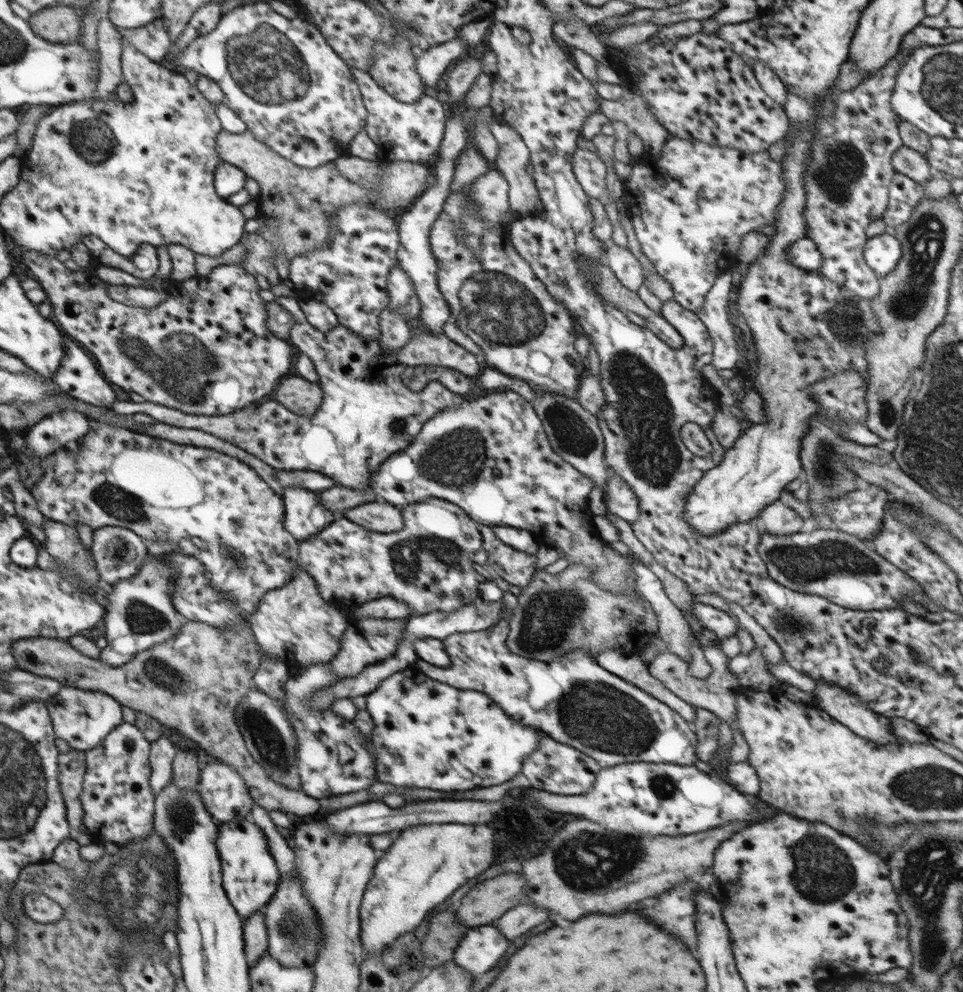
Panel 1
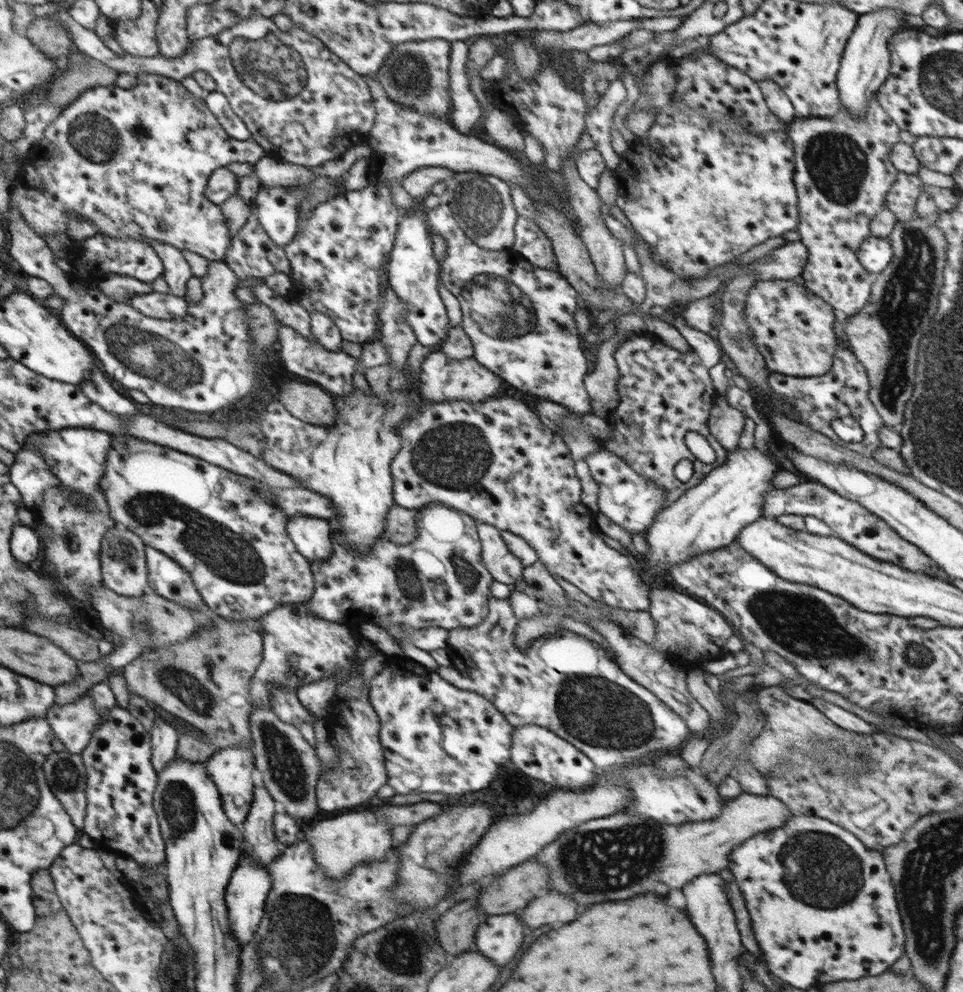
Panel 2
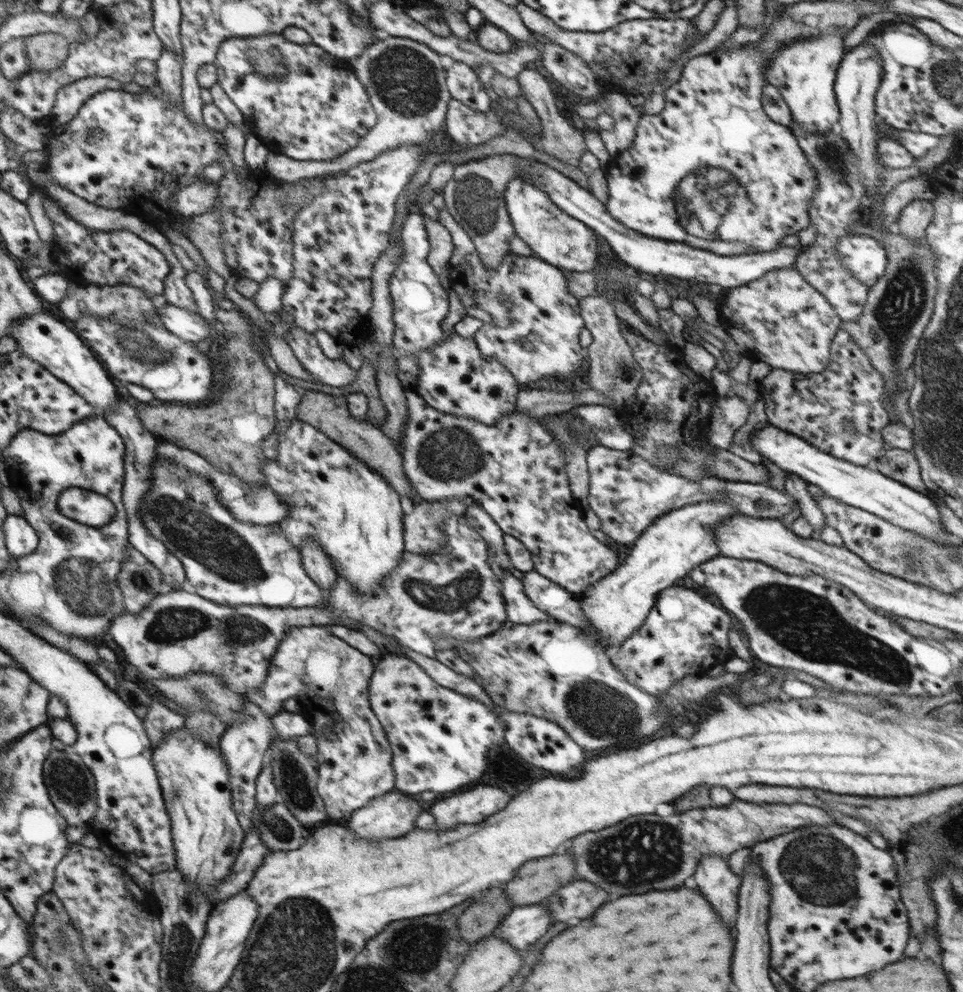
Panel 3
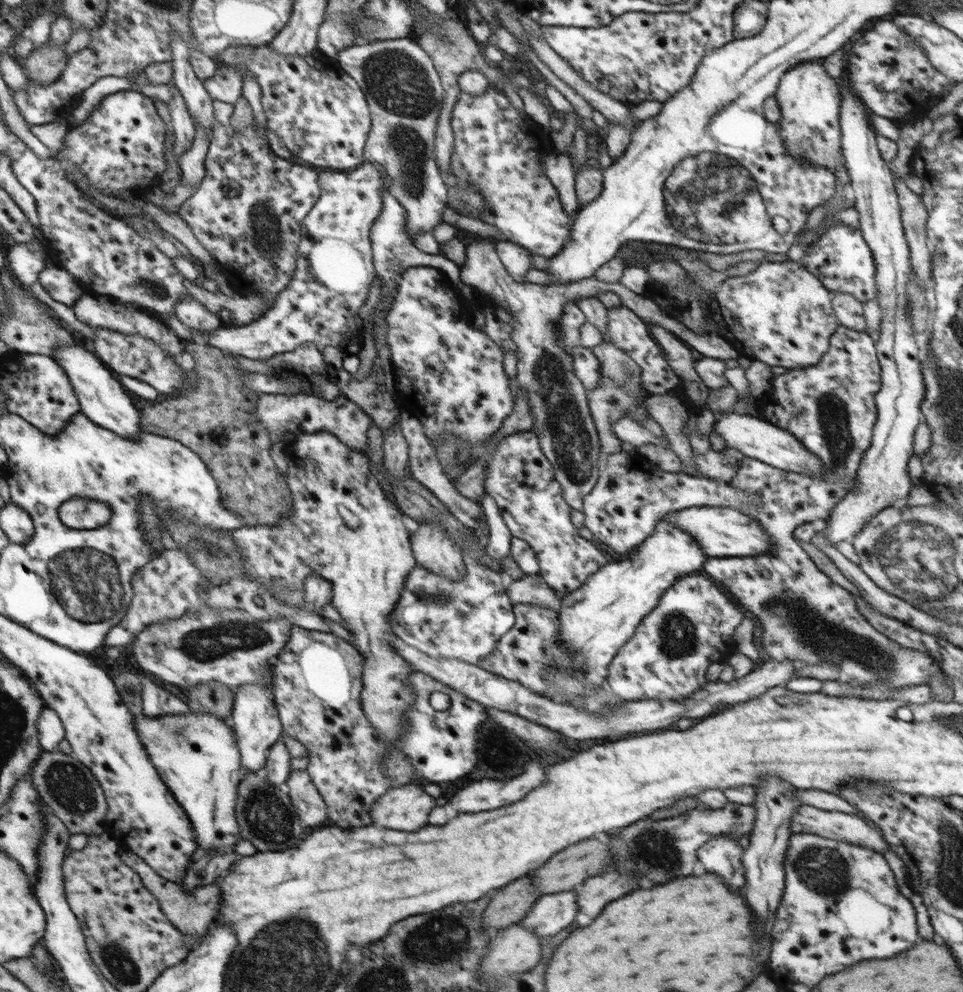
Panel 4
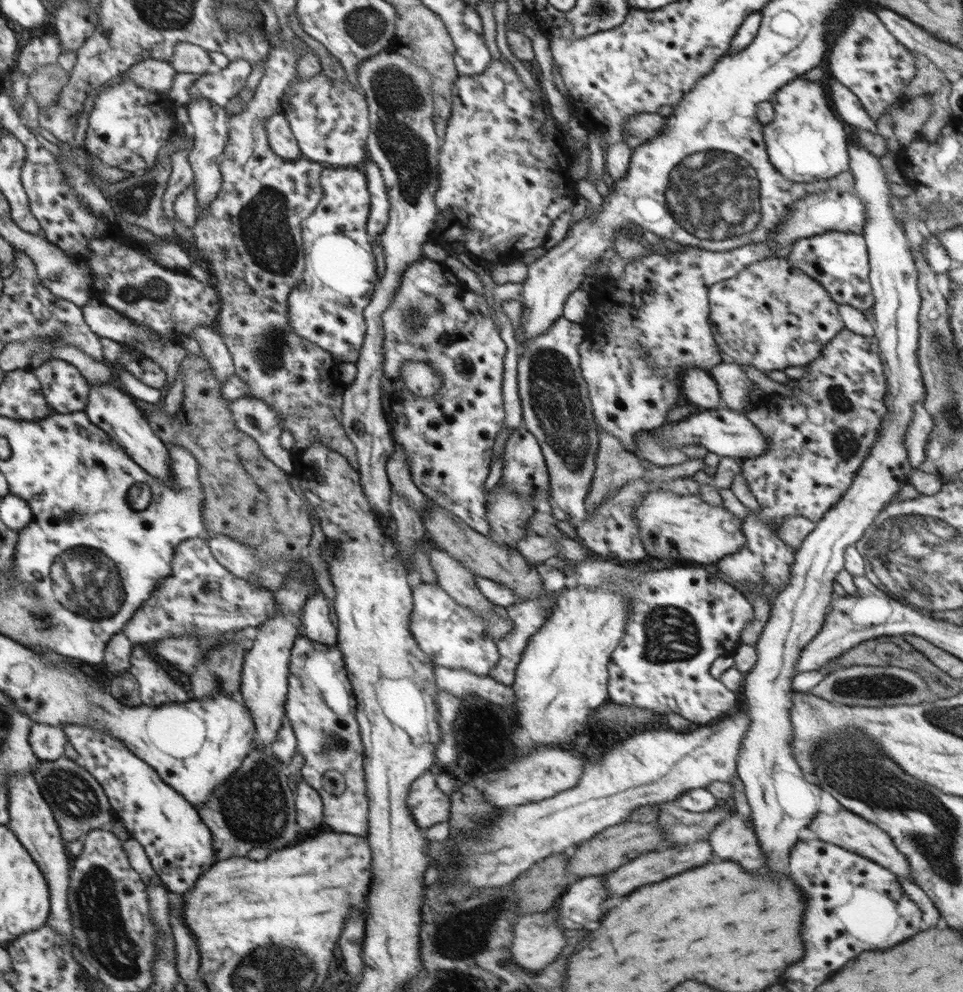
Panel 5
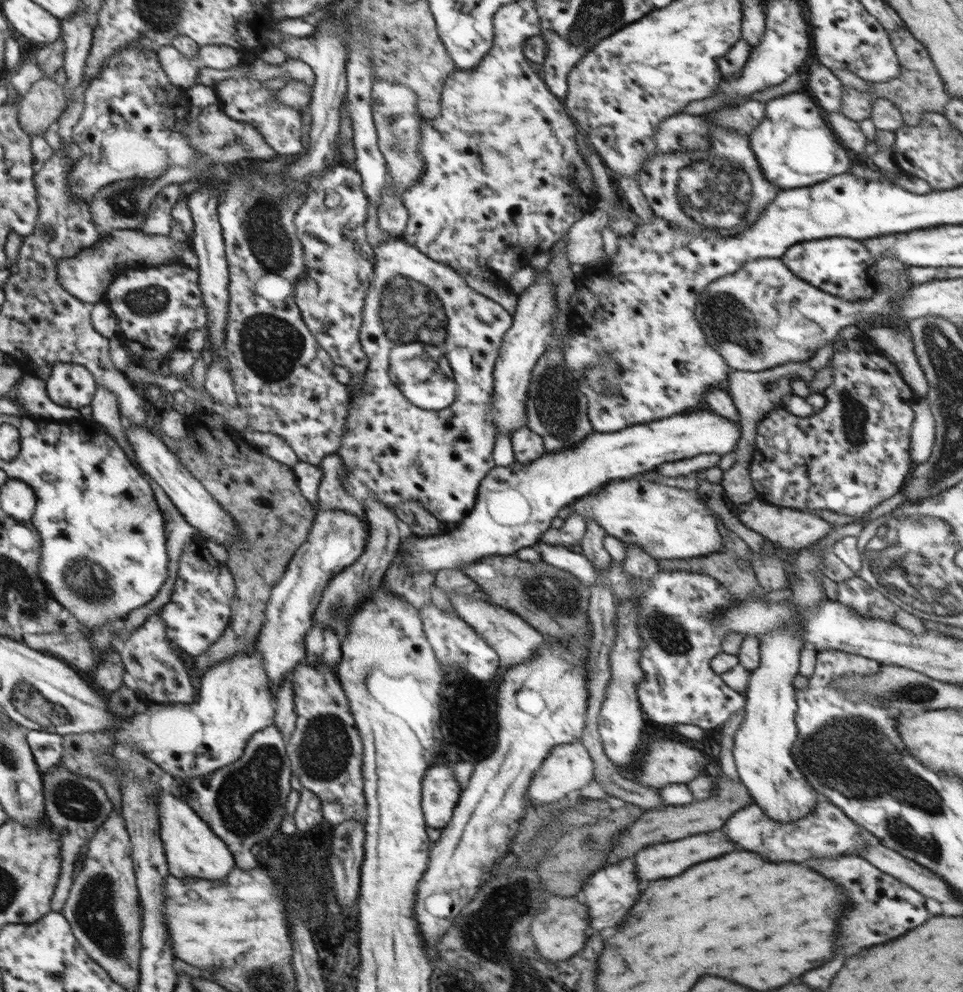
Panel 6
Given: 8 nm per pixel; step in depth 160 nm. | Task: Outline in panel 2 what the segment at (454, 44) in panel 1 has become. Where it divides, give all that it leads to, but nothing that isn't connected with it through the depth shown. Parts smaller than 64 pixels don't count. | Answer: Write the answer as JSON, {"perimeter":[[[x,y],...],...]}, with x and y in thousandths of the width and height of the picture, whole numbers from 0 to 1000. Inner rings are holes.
{"perimeter":[[[463,39],[426,41],[415,44],[402,56],[386,78],[399,90],[402,98],[418,109],[429,109],[434,115],[452,115],[464,119],[467,110],[466,54],[468,42]]]}

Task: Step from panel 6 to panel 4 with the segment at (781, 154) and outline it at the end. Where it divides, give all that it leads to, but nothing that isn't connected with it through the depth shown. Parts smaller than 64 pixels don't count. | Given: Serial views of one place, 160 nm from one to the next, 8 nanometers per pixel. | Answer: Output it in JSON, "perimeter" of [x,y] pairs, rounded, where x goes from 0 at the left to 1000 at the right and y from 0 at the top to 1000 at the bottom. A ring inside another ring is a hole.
{"perimeter":[[[850,58],[834,63],[815,73],[804,98],[811,111],[807,127],[820,158],[866,171],[876,163],[872,143],[873,93],[869,80],[858,74],[855,61]]]}

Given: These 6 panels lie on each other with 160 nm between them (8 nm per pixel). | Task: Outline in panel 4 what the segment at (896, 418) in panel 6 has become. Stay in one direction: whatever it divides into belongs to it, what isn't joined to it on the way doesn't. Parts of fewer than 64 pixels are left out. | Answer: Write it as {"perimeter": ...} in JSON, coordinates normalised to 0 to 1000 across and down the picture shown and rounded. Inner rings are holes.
{"perimeter":[[[872,328],[868,335],[863,339],[861,345],[861,352],[854,358],[854,361],[844,369],[839,371],[832,372],[818,372],[815,377],[803,378],[801,381],[801,390],[795,394],[789,401],[786,403],[786,414],[787,421],[804,427],[808,431],[812,431],[820,438],[825,439],[833,448],[837,454],[840,454],[843,458],[846,458],[857,470],[857,473],[861,478],[861,481],[846,481],[843,479],[830,481],[827,477],[814,476],[812,473],[804,472],[799,468],[786,465],[785,463],[774,461],[764,475],[764,478],[760,481],[760,484],[756,486],[762,492],[767,492],[773,496],[786,496],[786,502],[788,502],[788,507],[784,511],[768,511],[766,512],[768,516],[773,517],[775,520],[782,521],[783,524],[786,524],[801,542],[803,546],[803,551],[796,556],[791,557],[785,560],[774,560],[774,561],[752,561],[752,563],[739,563],[736,561],[733,565],[729,573],[729,577],[733,577],[732,581],[741,585],[741,587],[750,590],[764,605],[766,611],[775,613],[776,617],[780,617],[784,623],[787,623],[787,627],[791,630],[793,634],[791,640],[791,651],[793,657],[800,661],[801,664],[812,664],[821,665],[821,667],[829,668],[831,670],[843,668],[864,668],[867,670],[874,669],[874,667],[889,667],[889,669],[899,669],[901,673],[906,673],[903,679],[889,679],[889,689],[893,692],[899,692],[899,690],[908,690],[908,688],[922,688],[924,692],[928,694],[935,694],[939,692],[951,692],[951,691],[962,691],[966,688],[967,682],[972,682],[972,678],[978,677],[975,665],[972,665],[964,659],[963,657],[949,656],[944,654],[939,654],[933,648],[926,646],[918,639],[911,637],[899,625],[899,622],[895,621],[889,612],[887,607],[886,600],[874,591],[866,588],[862,582],[857,578],[852,576],[845,567],[841,564],[839,558],[829,549],[829,546],[822,541],[826,531],[831,530],[837,526],[846,526],[850,523],[858,523],[863,519],[866,509],[879,498],[882,496],[880,488],[884,486],[884,481],[889,481],[889,475],[892,473],[892,468],[894,467],[895,461],[901,451],[904,449],[904,439],[909,429],[909,423],[911,422],[911,412],[909,409],[909,397],[914,393],[915,390],[915,369],[913,368],[913,363],[911,360],[911,355],[909,352],[908,342],[899,335],[891,335],[885,333],[884,331],[879,331],[877,329]]]}

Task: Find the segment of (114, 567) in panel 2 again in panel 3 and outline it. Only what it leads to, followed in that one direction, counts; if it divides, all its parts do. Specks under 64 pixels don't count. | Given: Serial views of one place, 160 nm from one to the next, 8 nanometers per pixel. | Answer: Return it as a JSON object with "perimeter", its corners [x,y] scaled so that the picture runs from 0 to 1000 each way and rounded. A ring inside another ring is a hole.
{"perimeter":[[[135,548],[129,571],[120,584],[131,617],[137,619],[147,617],[165,599],[179,595],[169,586],[166,574]]]}

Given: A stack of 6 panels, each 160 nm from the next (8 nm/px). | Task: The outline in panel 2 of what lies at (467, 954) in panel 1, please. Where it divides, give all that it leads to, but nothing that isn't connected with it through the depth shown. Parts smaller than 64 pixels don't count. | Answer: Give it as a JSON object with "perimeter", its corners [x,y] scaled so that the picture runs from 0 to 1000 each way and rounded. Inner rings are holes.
{"perimeter":[[[537,919],[509,922],[495,935],[490,957],[506,964],[518,975],[536,964],[550,935],[546,935]]]}

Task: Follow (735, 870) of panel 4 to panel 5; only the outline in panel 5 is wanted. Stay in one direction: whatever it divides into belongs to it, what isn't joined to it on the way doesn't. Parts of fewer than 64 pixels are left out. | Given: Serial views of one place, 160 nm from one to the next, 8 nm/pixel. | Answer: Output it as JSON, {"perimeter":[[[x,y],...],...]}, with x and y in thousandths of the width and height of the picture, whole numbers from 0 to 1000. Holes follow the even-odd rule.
{"perimeter":[[[763,820],[739,839],[739,859],[750,867],[762,867],[777,879],[795,873],[795,861],[787,853],[781,826]]]}

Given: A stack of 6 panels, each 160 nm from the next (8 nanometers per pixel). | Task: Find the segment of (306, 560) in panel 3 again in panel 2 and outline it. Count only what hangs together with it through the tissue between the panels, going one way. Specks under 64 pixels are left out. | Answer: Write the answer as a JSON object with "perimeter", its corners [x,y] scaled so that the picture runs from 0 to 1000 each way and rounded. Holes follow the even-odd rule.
{"perimeter":[[[302,520],[298,525],[298,535],[309,556],[321,568],[340,565],[346,559],[343,524],[327,520]]]}

